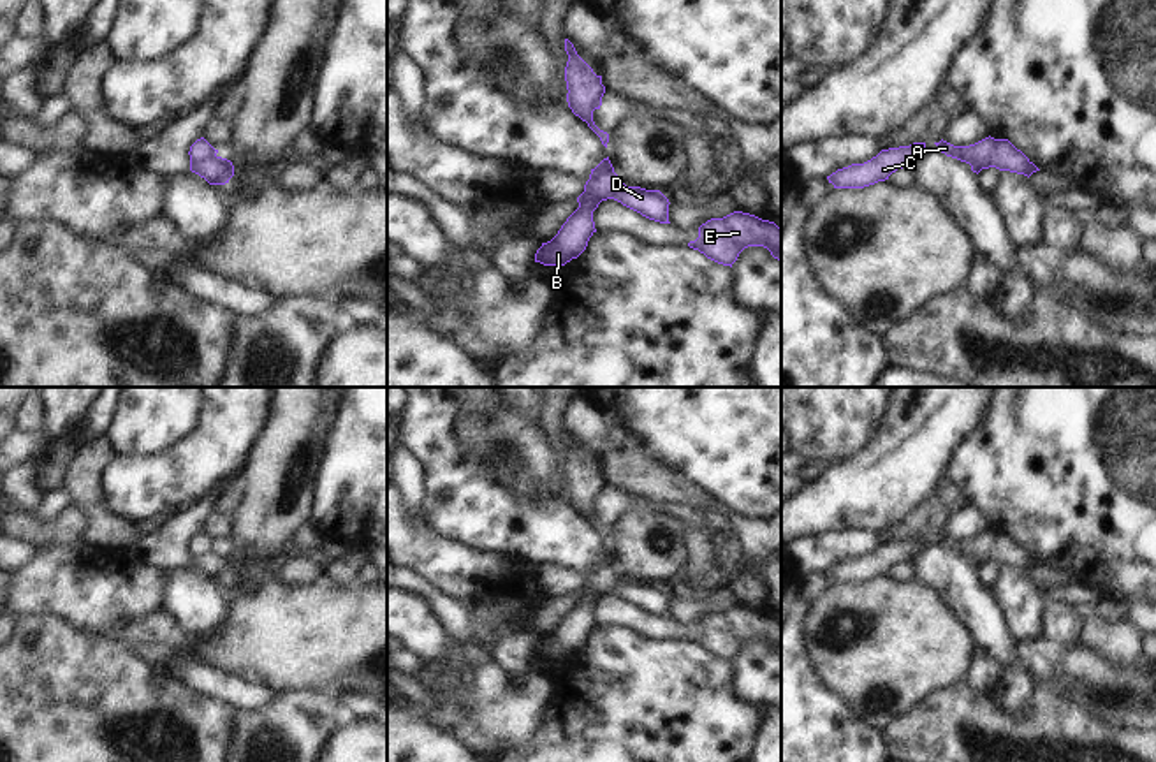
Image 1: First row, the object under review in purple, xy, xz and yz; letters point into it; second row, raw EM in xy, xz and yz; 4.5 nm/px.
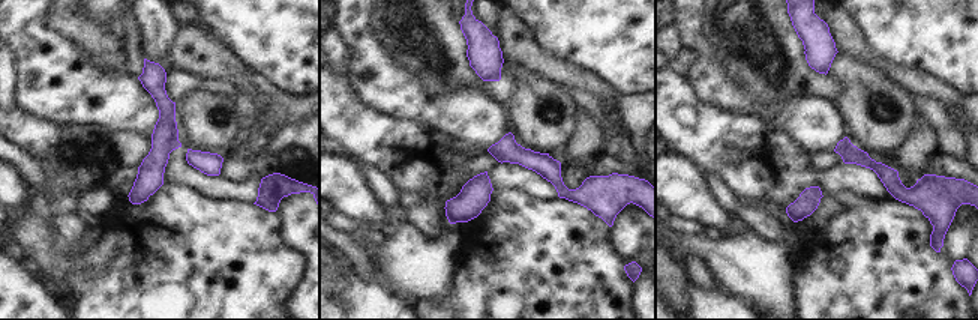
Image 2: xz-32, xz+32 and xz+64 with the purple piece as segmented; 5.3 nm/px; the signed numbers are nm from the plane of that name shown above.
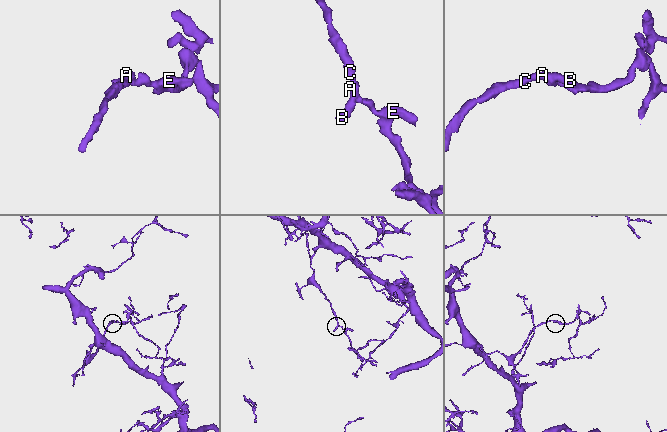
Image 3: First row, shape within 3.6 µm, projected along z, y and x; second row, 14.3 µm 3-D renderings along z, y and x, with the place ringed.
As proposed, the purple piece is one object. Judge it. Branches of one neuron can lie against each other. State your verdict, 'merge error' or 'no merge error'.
merge error

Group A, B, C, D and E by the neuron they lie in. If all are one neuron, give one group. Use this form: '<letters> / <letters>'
A B C / D E

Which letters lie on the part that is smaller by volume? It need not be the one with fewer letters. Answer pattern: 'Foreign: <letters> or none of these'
Foreign: D, E

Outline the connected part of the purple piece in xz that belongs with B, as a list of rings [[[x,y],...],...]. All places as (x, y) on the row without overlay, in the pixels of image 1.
[[[584,582],[577,597],[579,602],[567,612],[558,628],[537,644],[535,656],[565,660],[586,644],[589,632],[596,626],[593,605],[602,595]]]

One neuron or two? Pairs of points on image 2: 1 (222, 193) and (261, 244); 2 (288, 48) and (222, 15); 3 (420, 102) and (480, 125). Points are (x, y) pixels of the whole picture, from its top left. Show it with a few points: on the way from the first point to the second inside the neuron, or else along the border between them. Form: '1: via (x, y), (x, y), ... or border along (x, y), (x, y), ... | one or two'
1: border along (194, 191), (210, 199), (237, 199), (252, 203) | two
2: via (272, 32), (255, 15), (239, 15) | one
3: via (435, 110), (465, 113) | one

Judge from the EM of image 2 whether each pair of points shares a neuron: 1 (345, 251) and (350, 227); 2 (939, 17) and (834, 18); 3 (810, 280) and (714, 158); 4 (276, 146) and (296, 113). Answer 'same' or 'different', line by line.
1: different
2: different
3: different
4: different

